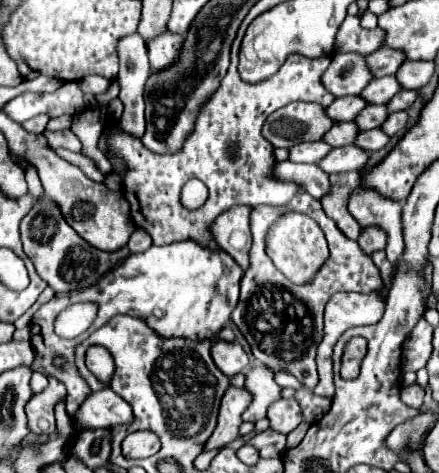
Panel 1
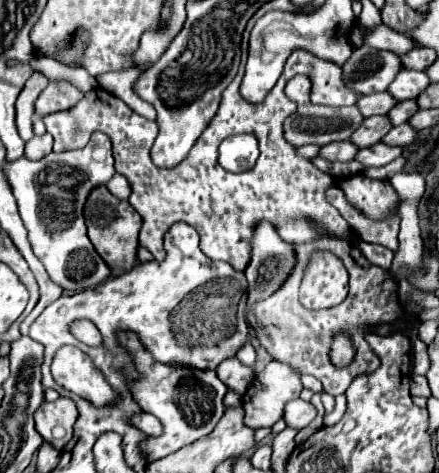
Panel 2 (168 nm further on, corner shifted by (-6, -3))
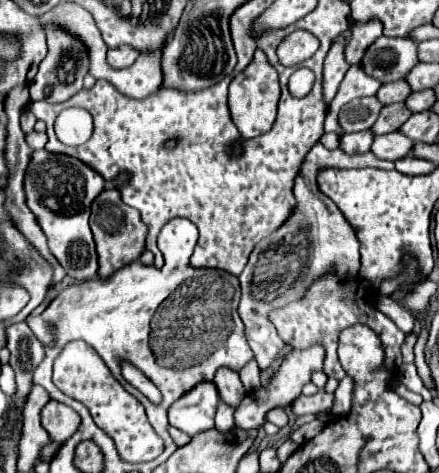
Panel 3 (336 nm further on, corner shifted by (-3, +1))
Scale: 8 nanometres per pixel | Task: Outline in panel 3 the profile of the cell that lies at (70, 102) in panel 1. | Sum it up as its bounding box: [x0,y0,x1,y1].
[29,31,87,103]

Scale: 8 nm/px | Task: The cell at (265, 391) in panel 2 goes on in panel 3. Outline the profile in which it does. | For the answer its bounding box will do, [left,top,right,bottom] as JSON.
[235,347,323,429]

